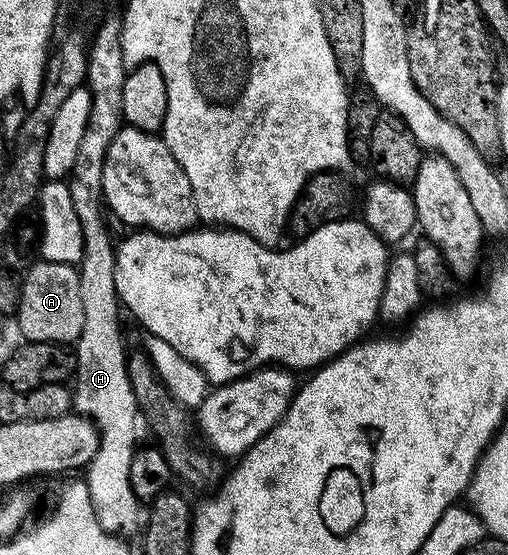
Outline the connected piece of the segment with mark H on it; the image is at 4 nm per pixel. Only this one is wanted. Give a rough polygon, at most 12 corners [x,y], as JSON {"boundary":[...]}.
{"boundary":[[120,20],[90,40],[90,122],[66,180],[81,219],[74,408],[107,532],[138,528],[138,409],[104,225],[102,170],[124,118]]}

